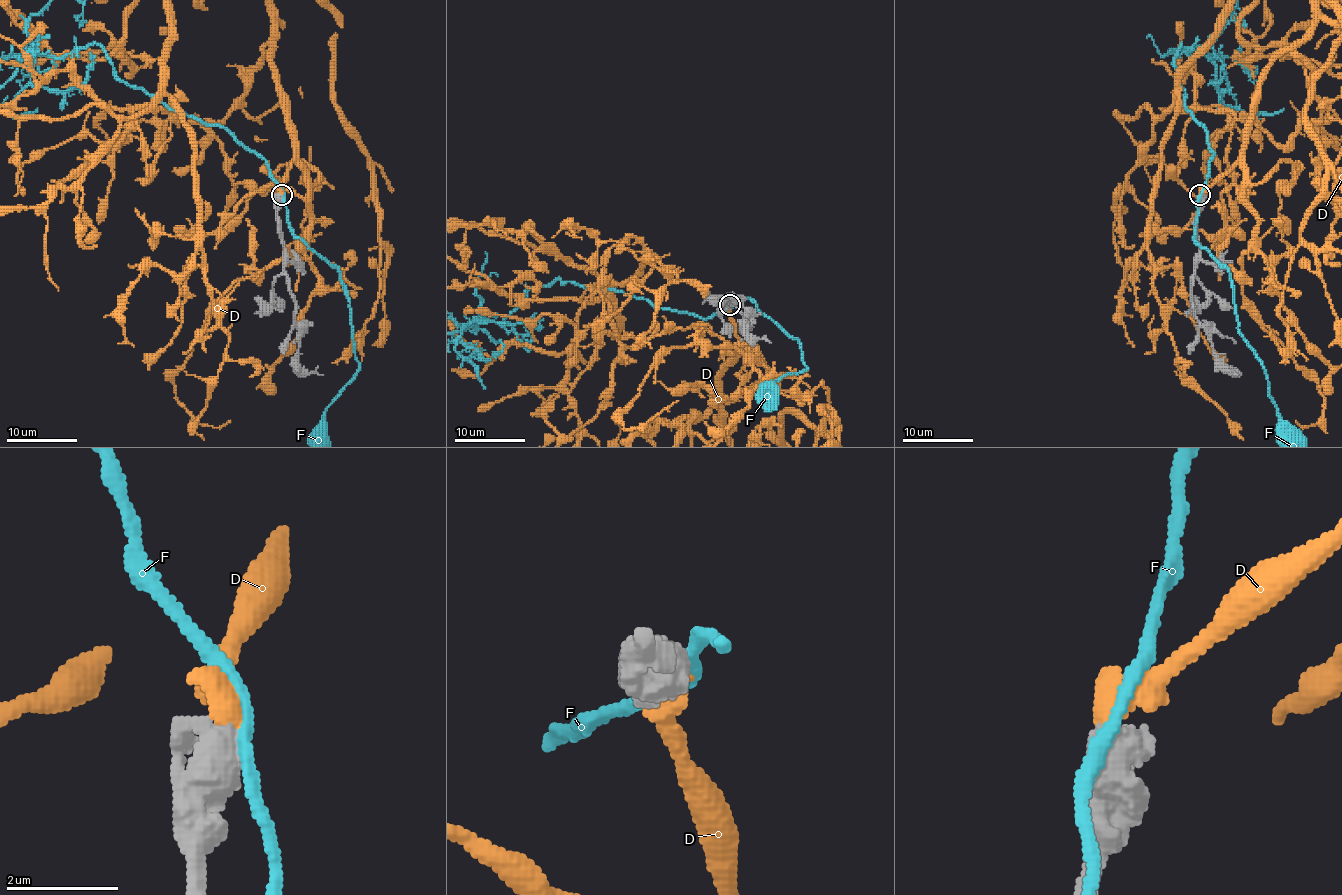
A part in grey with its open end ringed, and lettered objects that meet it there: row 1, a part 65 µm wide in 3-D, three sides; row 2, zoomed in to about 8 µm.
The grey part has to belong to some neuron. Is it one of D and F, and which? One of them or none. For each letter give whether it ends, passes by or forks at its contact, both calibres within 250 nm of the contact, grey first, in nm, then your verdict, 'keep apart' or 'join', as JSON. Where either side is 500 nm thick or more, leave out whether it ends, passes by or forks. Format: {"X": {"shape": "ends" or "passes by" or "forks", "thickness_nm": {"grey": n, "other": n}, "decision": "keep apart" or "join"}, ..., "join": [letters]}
{"D": {"thickness_nm": {"grey": 750, "other": 400}, "decision": "join"}, "F": {"thickness_nm": {"grey": 750, "other": 200}, "decision": "keep apart"}, "join": ["D"]}

